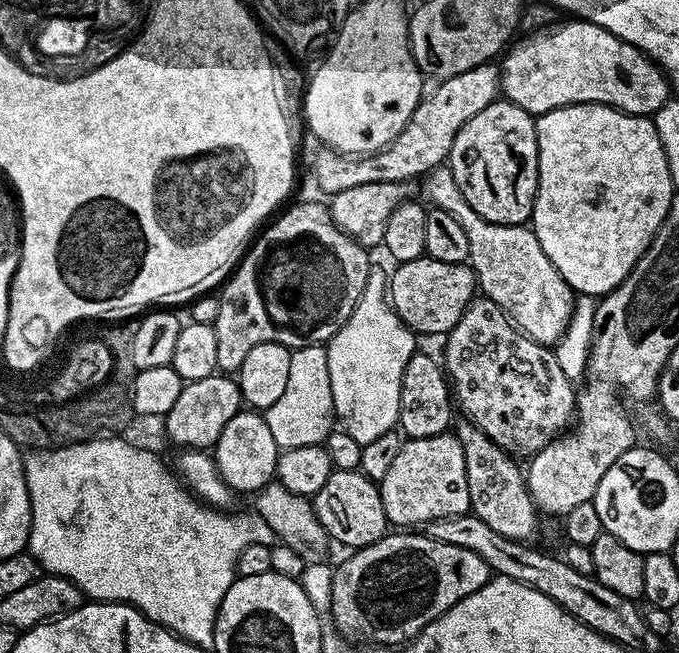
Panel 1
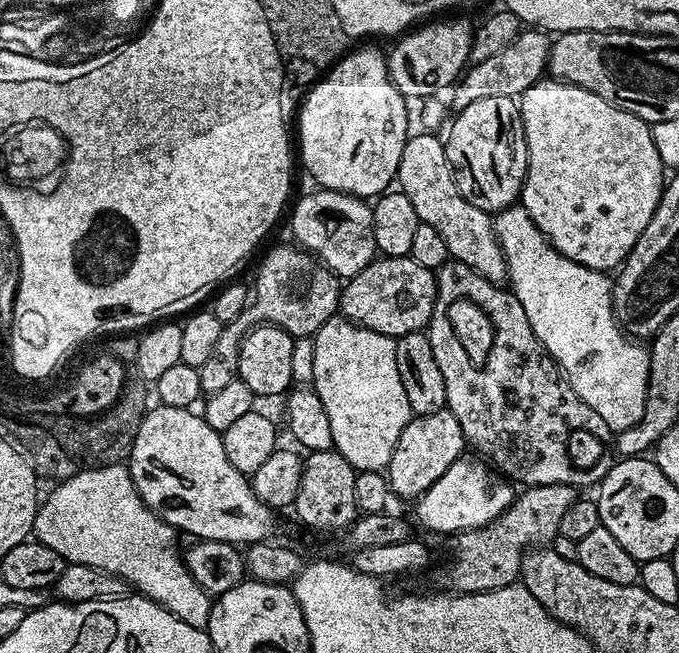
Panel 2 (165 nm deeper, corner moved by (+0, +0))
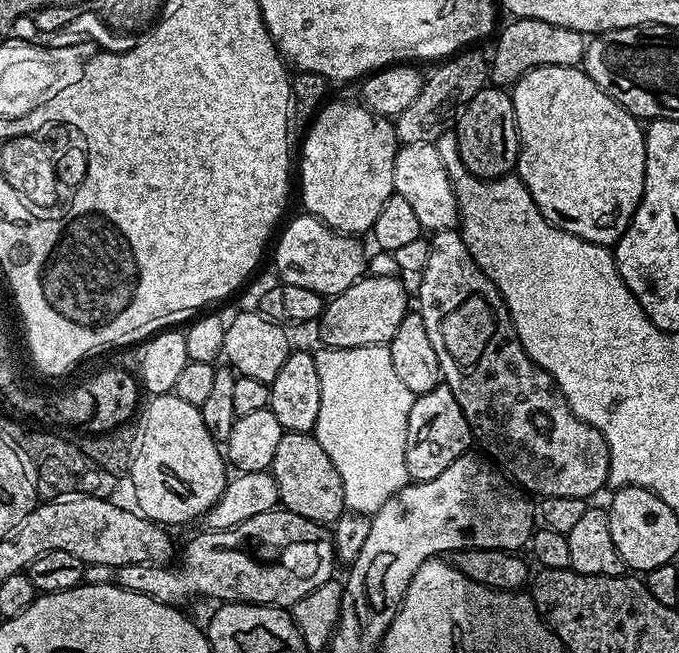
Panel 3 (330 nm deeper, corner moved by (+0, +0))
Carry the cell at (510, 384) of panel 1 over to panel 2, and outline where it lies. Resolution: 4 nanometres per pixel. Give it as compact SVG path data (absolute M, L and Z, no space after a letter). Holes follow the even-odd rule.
M451 258L441 265L438 269L436 305L428 327L423 332L407 332L396 340L396 361L398 374L402 378L402 390L406 390L406 402L410 402L413 413L425 416L443 412L447 408L447 411L454 414L454 418L458 418L458 426L462 426L465 441L471 447L473 444L477 448L475 451L485 461L495 465L509 481L530 488L555 484L596 486L611 470L614 463L613 428L602 422L602 414L598 414L598 410L590 410L590 406L586 406L586 402L578 398L568 377L561 372L560 365L553 360L552 355L544 349L542 342L534 334L530 318L526 318L526 310L522 302L518 302L516 295L507 287L491 284L470 266ZM464 294L470 294L474 300L478 300L496 322L492 330L486 332L486 346L494 346L490 360L444 360L444 352L448 350L430 350L430 344L436 344L436 324L444 322L444 310L450 308ZM579 432L593 436L600 444L572 444Z

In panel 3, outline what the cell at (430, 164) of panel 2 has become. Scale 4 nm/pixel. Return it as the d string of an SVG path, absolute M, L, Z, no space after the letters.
M405 144L397 147L392 187L395 195L410 202L421 229L439 230L459 225L460 208L456 204L452 180L446 174L446 166L442 166L442 154L438 154L435 144Z

